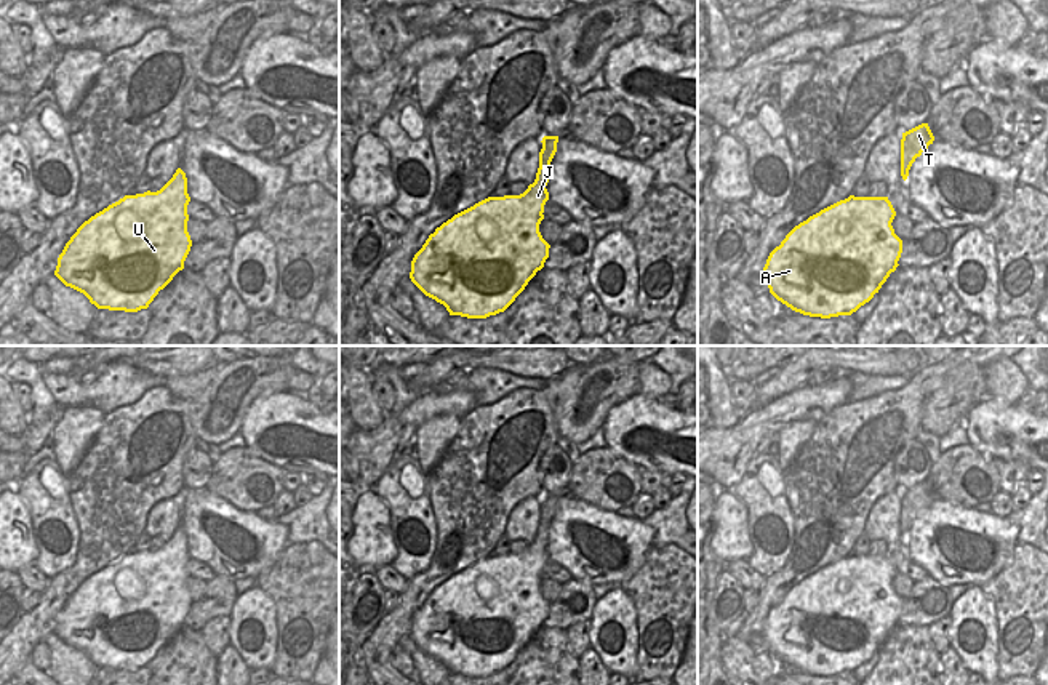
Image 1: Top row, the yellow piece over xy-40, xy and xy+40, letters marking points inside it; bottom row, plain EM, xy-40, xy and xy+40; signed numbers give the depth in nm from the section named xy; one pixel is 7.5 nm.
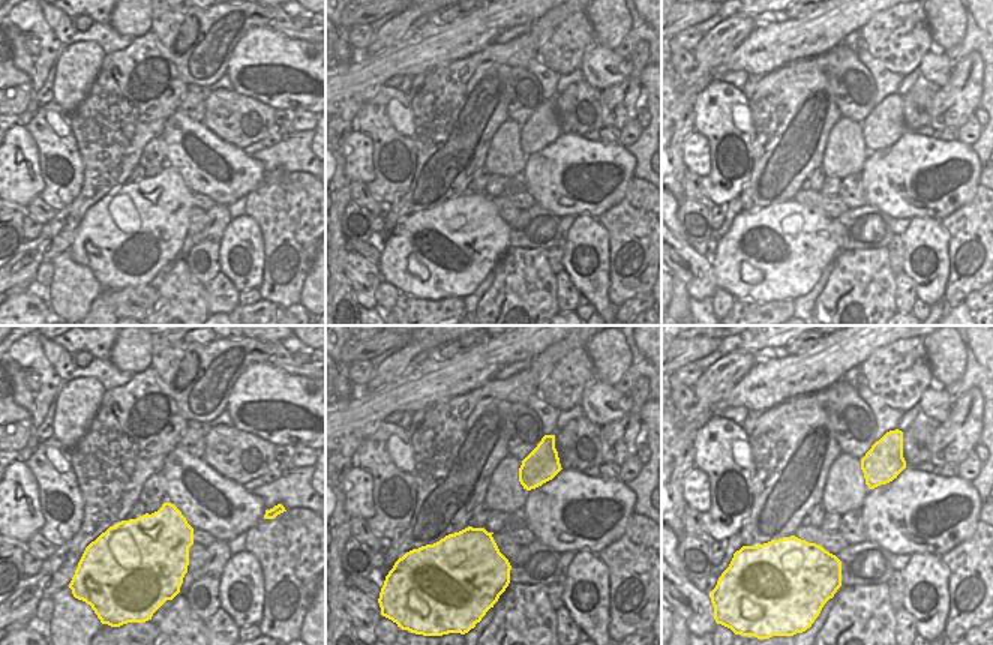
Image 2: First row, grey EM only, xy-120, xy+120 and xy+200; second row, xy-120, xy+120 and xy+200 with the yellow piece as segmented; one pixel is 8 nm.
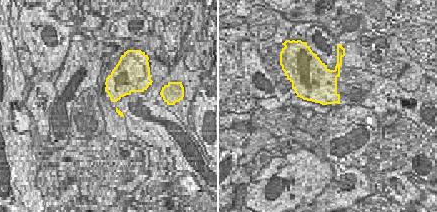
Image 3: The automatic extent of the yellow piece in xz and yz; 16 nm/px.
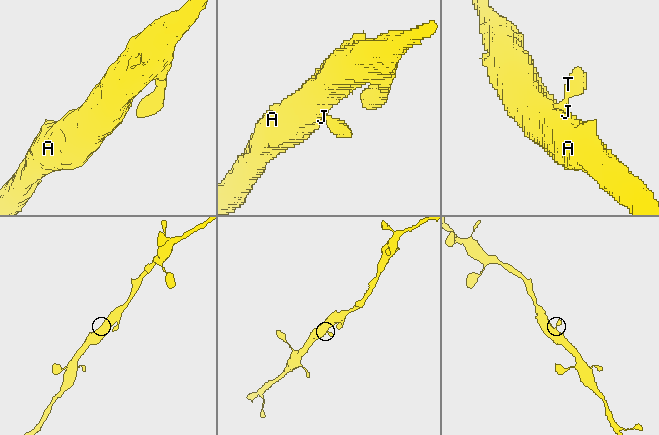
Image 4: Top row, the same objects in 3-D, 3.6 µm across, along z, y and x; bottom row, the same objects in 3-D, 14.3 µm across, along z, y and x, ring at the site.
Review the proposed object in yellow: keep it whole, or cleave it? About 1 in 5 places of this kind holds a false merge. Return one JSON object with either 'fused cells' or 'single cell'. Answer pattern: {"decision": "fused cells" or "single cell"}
{"decision": "single cell"}

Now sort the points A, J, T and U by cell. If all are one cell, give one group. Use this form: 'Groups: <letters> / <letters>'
Groups: A J T U.

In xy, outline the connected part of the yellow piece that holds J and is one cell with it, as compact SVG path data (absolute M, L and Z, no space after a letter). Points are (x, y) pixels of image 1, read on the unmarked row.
M544 495L539 511L536 538L520 554L488 555L474 565L454 573L429 594L411 619L411 640L429 656L443 663L450 674L486 677L504 671L525 648L528 640L544 626L550 603L542 597L539 583L544 578L544 563L549 559L546 547L549 525L557 511L558 495Z

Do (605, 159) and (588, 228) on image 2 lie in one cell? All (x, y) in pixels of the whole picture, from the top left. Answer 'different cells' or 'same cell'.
different cells

